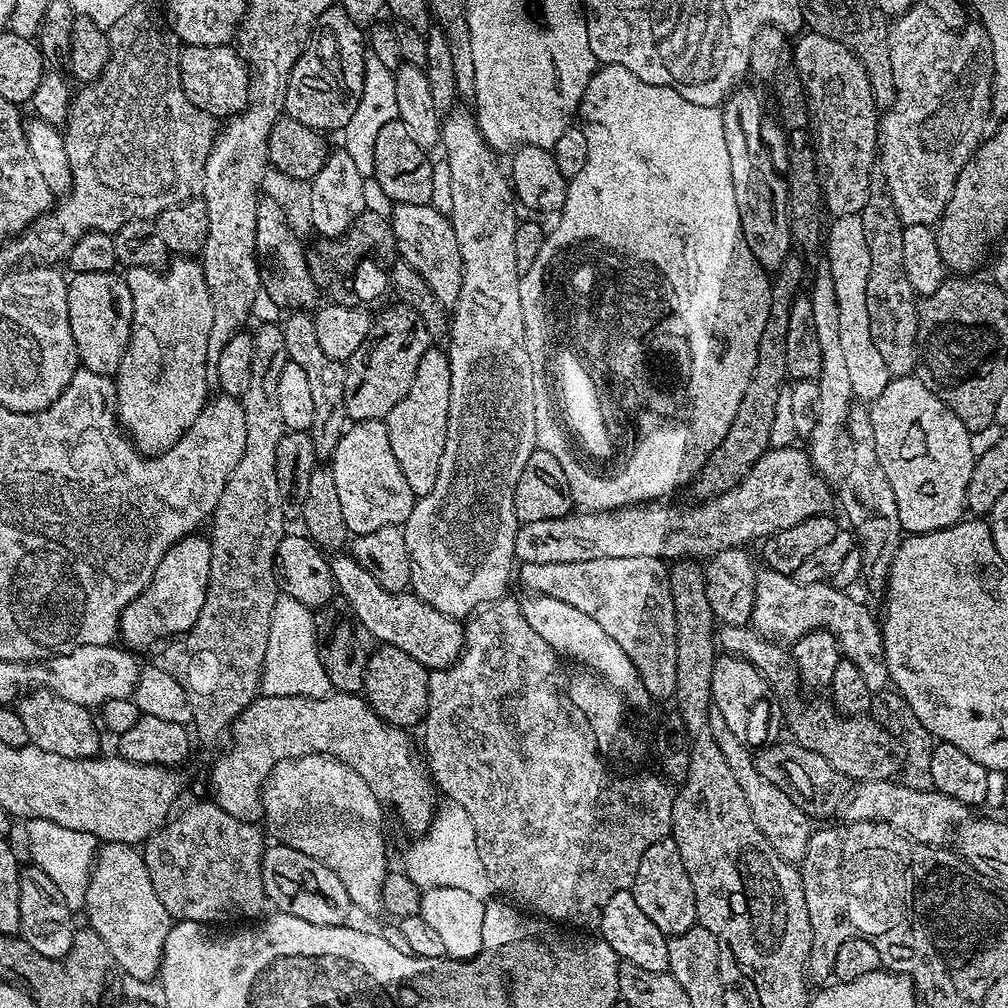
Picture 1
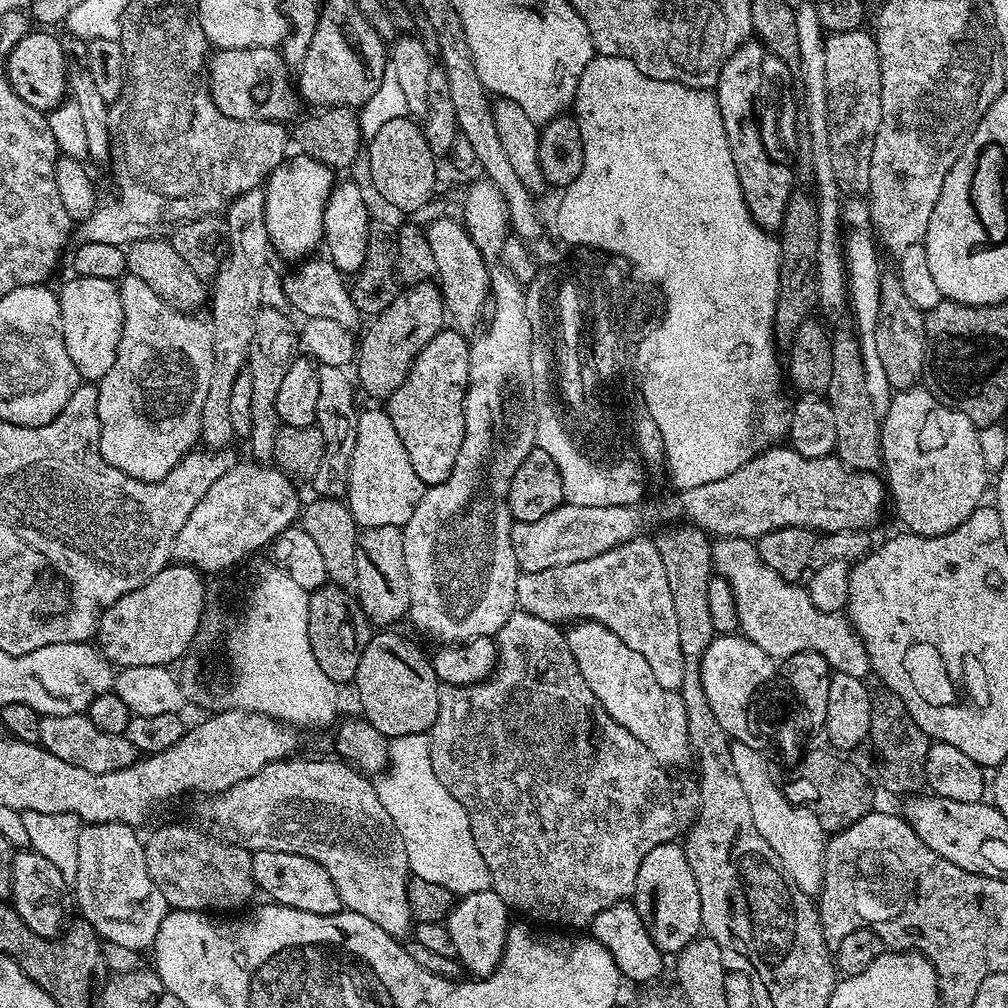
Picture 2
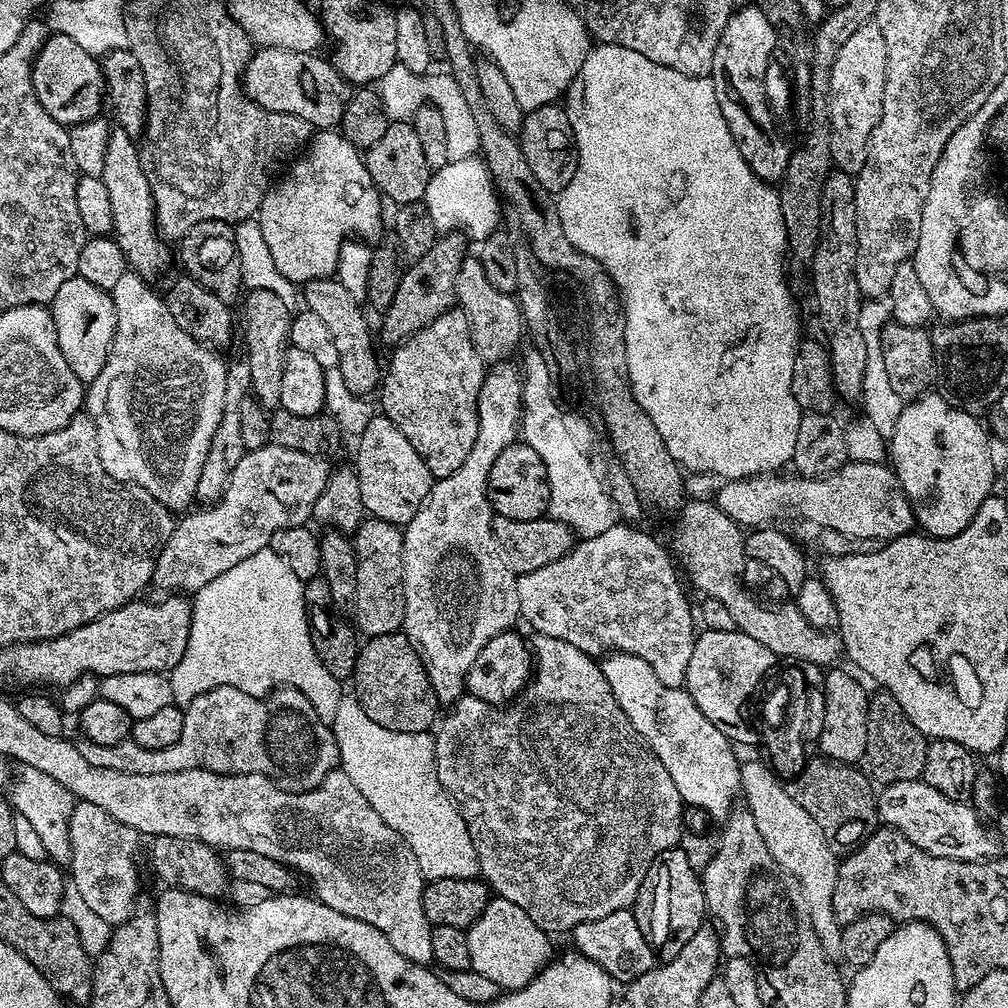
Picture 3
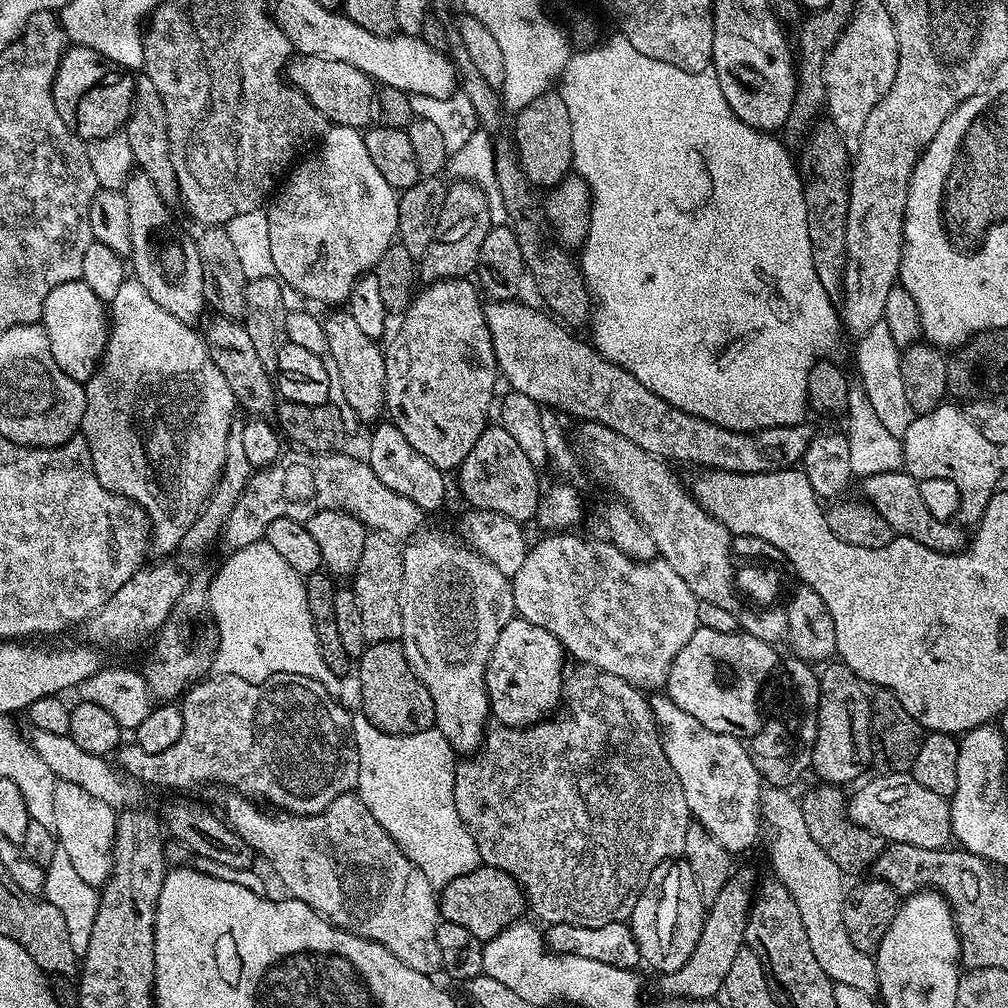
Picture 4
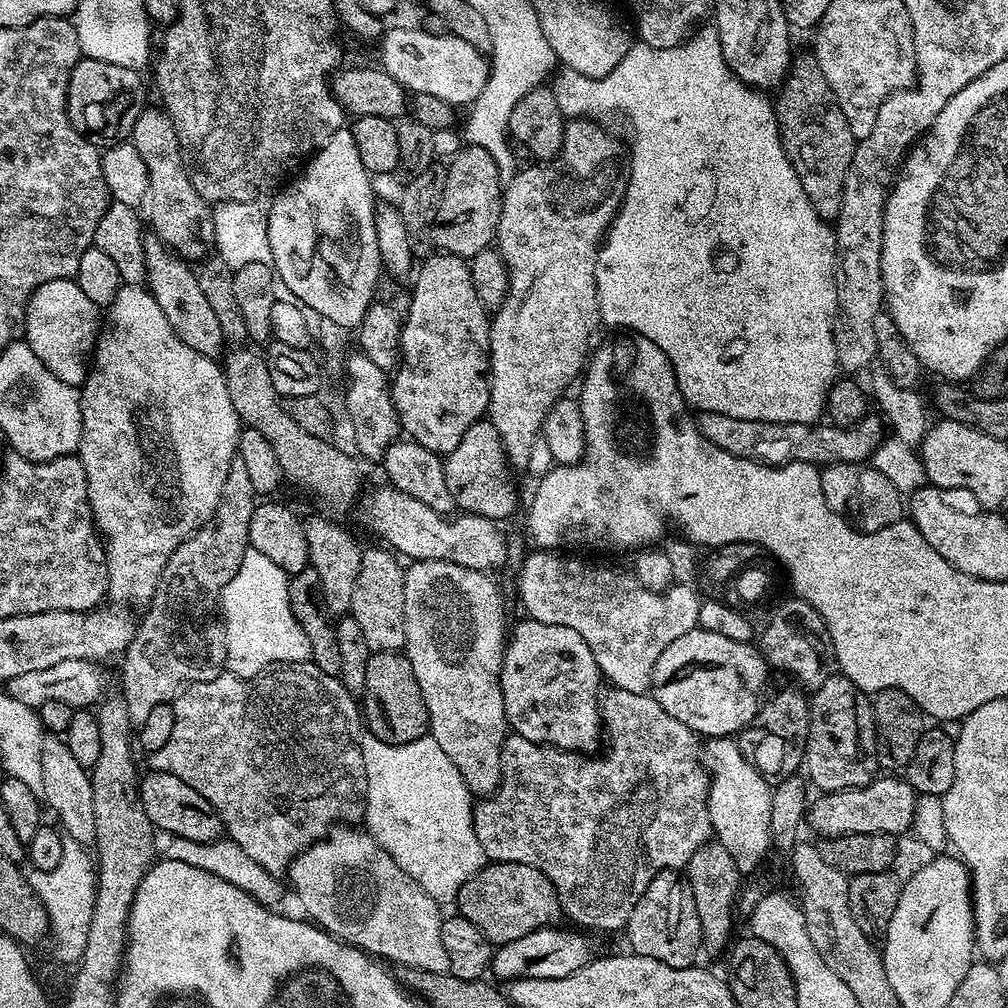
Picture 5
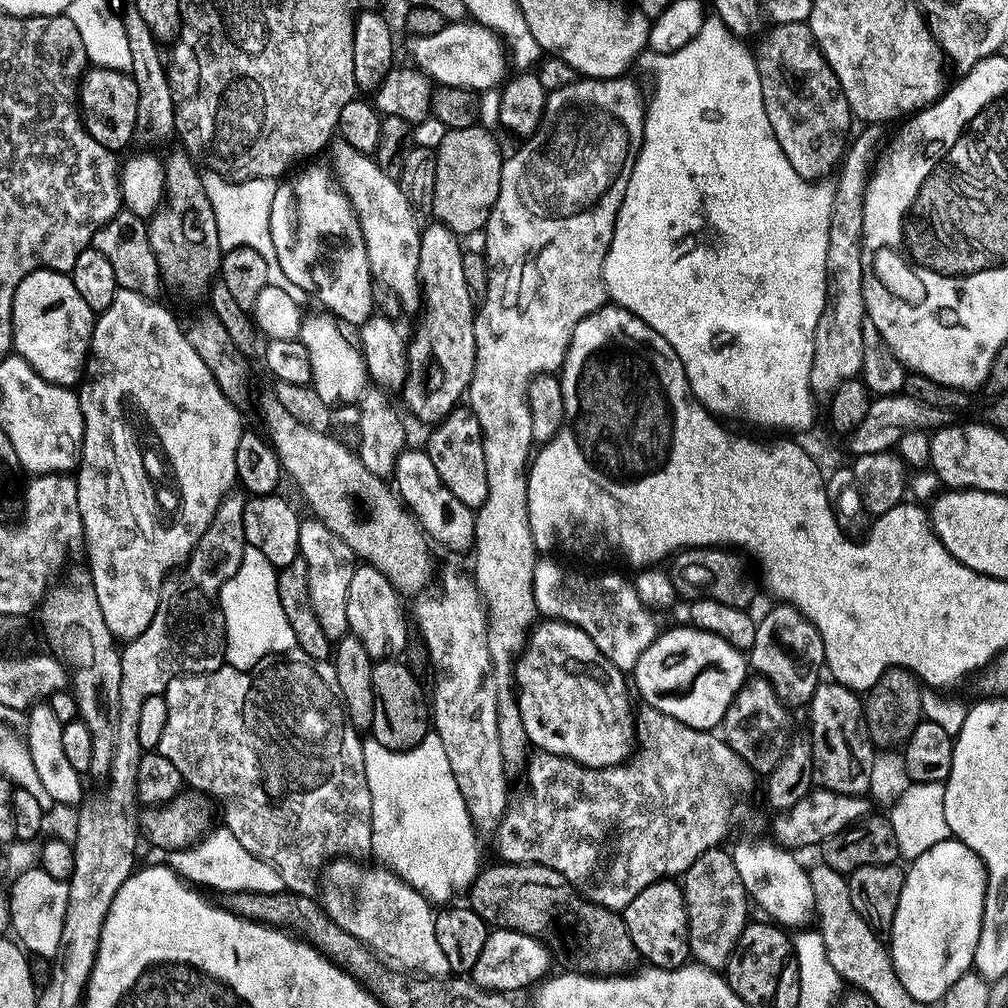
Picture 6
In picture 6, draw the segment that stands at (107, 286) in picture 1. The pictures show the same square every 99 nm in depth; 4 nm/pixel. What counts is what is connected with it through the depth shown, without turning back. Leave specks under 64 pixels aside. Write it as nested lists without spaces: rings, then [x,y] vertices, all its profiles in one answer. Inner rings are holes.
[[[39,268],[22,282],[12,303],[12,347],[37,374],[51,384],[72,388],[81,383],[84,363],[89,363],[94,313],[82,294],[74,290],[71,275]]]

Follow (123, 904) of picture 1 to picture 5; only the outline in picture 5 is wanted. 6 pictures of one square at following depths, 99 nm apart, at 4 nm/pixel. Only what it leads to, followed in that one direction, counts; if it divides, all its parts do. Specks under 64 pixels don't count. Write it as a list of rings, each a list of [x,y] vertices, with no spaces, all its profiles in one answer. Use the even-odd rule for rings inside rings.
[[[56,734],[45,735],[42,742],[42,786],[44,787],[43,803],[52,807],[57,816],[59,827],[69,841],[76,844],[91,845],[96,838],[94,822],[94,790],[89,769],[74,762],[74,754],[64,745],[63,739]]]

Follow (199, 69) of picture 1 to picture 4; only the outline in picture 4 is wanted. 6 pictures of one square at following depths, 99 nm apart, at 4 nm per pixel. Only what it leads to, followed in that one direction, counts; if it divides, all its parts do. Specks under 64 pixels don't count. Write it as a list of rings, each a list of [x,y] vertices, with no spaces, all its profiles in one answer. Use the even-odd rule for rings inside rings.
[[[297,55],[289,59],[286,79],[328,119],[329,125],[341,124],[364,130],[373,123],[378,88],[374,81],[362,74],[362,70],[358,70],[358,66],[350,66],[350,62],[334,62],[330,58]]]

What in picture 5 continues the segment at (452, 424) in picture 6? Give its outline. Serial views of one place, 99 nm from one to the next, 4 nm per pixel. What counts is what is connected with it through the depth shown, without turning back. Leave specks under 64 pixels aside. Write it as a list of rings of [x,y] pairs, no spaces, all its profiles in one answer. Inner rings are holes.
[[[481,418],[466,429],[462,438],[444,457],[446,490],[450,490],[453,505],[461,513],[470,516],[485,516],[487,520],[503,521],[502,518],[516,504],[516,492],[508,477],[510,465],[504,455],[498,430],[491,420]]]

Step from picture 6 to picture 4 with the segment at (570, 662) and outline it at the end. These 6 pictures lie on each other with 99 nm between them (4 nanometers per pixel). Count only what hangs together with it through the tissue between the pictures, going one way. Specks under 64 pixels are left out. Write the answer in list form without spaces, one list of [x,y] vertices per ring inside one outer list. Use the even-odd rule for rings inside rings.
[[[513,618],[502,626],[498,642],[486,666],[486,690],[491,715],[499,723],[511,728],[529,728],[540,720],[547,720],[561,707],[566,679],[566,649],[564,643],[534,626],[534,622]]]

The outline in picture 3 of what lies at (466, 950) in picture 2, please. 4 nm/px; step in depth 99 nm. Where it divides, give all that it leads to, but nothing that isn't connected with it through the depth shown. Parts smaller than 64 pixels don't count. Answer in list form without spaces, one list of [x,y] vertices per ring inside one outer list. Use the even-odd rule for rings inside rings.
[[[489,899],[486,910],[468,928],[471,969],[496,982],[502,990],[524,988],[553,959],[549,933],[544,932],[522,906]]]

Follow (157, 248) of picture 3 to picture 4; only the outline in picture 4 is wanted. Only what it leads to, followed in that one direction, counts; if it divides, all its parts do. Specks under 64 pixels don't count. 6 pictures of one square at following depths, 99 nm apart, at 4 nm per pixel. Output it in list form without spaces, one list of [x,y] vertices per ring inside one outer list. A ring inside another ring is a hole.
[[[141,170],[133,171],[124,183],[123,194],[126,200],[128,217],[130,218],[130,272],[140,283],[142,290],[150,294],[151,300],[158,302],[166,314],[174,314],[178,322],[193,326],[201,323],[200,315],[206,312],[204,295],[202,294],[202,266],[198,263],[196,241],[190,235],[183,236],[167,201],[164,201],[155,190],[154,182]]]

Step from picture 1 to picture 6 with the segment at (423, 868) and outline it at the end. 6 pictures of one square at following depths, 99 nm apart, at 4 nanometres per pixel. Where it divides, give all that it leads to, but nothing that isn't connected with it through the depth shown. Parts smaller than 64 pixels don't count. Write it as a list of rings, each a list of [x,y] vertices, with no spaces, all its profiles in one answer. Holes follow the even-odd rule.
[[[429,730],[426,738],[409,752],[386,750],[377,740],[363,741],[366,782],[372,795],[372,842],[374,856],[383,867],[389,868],[395,876],[404,879],[418,894],[422,894],[433,905],[444,906],[456,895],[467,893],[482,871],[480,848],[476,845],[478,833],[472,827],[472,819],[466,810],[462,790],[454,782],[454,770],[450,770],[450,758],[442,747],[442,738]]]

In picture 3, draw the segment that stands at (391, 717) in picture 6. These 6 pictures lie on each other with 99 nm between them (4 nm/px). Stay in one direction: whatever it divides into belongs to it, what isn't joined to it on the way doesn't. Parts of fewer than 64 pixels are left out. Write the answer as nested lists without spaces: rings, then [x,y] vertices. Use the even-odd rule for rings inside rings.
[[[403,631],[374,636],[360,644],[355,680],[354,695],[362,710],[366,710],[378,726],[399,732],[428,732],[437,723],[438,701],[430,686],[430,678],[422,658],[418,658],[414,646],[410,646],[410,638],[406,638]]]

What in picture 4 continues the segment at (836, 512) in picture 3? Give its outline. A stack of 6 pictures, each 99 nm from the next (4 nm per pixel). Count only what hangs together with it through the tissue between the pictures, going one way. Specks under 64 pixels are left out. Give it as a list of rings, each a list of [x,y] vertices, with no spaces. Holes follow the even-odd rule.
[[[903,470],[874,474],[861,481],[862,493],[878,509],[891,526],[893,533],[910,537],[912,541],[922,542],[935,552],[959,552],[965,547],[964,531],[959,525],[940,521],[926,508],[921,497],[918,480]]]

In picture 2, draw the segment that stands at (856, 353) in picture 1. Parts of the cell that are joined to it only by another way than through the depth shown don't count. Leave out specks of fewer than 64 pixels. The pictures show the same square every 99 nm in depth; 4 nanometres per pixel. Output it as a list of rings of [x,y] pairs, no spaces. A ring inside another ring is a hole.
[[[867,227],[856,228],[852,233],[847,233],[844,245],[844,262],[848,272],[848,295],[850,297],[850,312],[856,315],[855,327],[858,329],[860,339],[860,357],[864,363],[866,374],[866,394],[870,394],[870,403],[874,405],[877,417],[883,418],[890,406],[894,389],[886,379],[886,369],[878,355],[878,345],[872,341],[874,326],[878,322],[878,306],[880,305],[880,256],[876,253],[878,242]]]

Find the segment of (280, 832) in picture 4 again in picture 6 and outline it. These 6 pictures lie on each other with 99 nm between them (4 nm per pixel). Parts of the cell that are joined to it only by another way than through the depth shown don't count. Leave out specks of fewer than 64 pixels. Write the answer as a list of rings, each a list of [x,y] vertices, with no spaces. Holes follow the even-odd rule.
[[[338,858],[327,865],[322,880],[322,903],[329,918],[373,952],[409,973],[424,978],[449,975],[452,967],[446,962],[446,954],[442,954],[442,946],[438,946],[438,934],[434,934],[436,912],[430,901],[389,868],[364,867],[368,866],[347,858]]]

